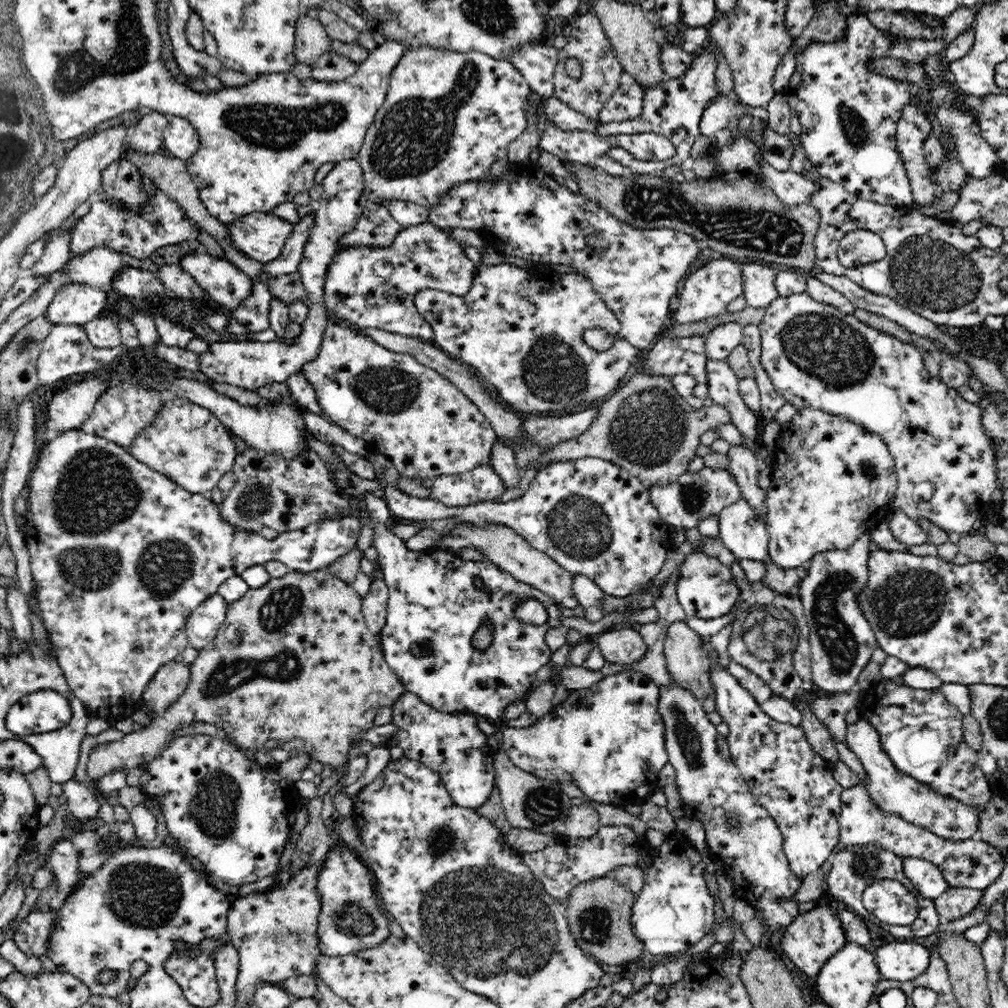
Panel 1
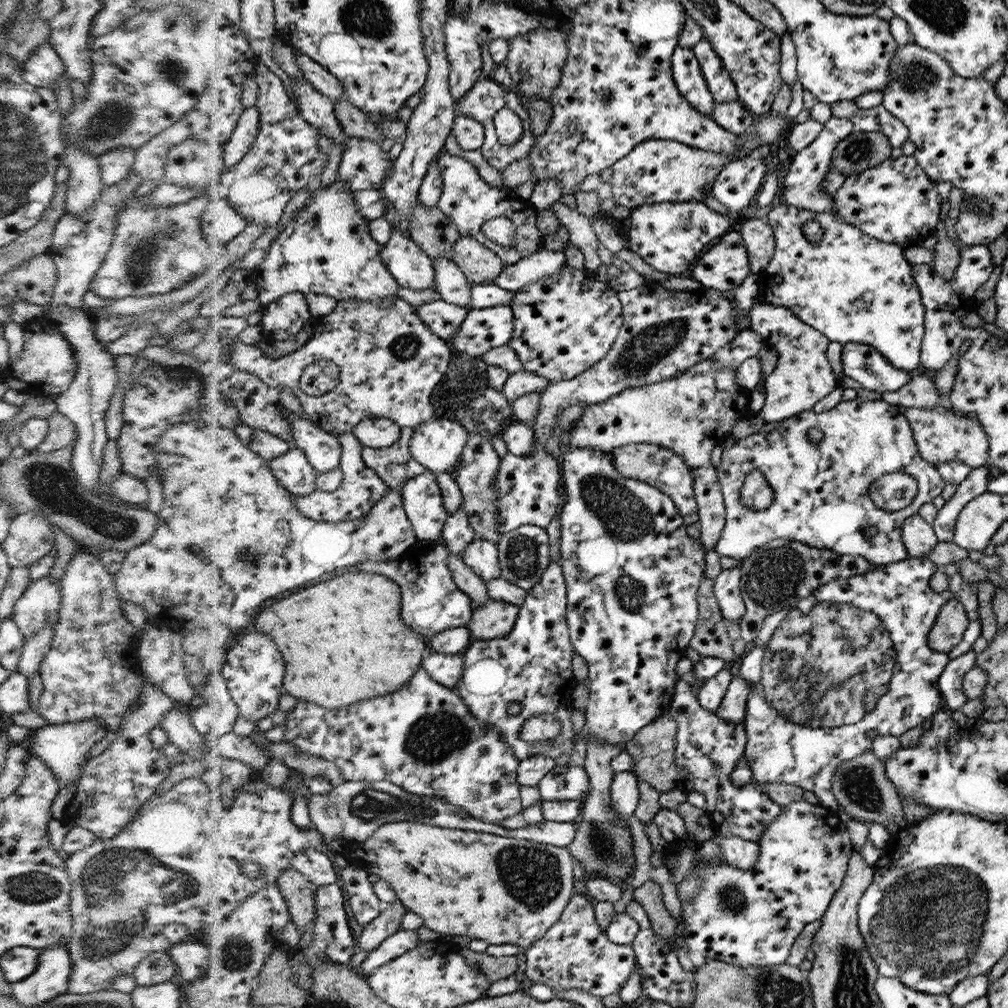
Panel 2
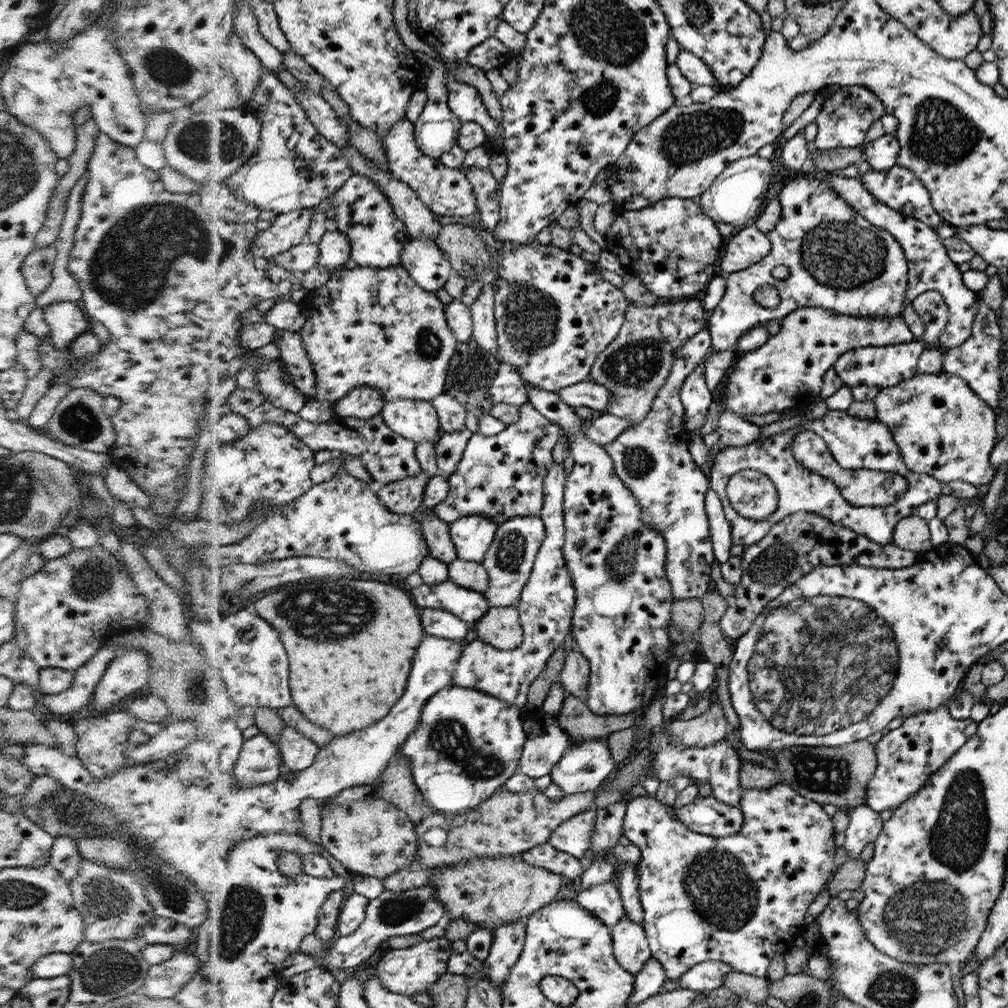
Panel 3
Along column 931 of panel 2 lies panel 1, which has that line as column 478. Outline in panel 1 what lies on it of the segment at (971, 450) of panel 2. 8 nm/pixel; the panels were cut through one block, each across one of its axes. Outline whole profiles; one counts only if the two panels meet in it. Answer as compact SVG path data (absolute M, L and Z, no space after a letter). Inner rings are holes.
M332 322L326 326L319 351L302 368L312 385L323 416L365 440L372 451L391 460L398 473L419 480L440 475L462 474L479 464L490 463L491 446L497 438L491 422L453 383L406 353L388 350L369 335Z

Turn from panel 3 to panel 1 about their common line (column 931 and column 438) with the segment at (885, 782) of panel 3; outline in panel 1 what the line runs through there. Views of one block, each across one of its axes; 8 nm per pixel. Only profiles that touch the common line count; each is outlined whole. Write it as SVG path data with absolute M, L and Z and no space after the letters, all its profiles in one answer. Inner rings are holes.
M410 692L400 695L391 709L395 733L383 745L389 749L398 746L407 760L419 762L438 774L455 806L463 809L482 806L495 787L495 750L487 745L487 736L477 725L478 718L440 712Z

